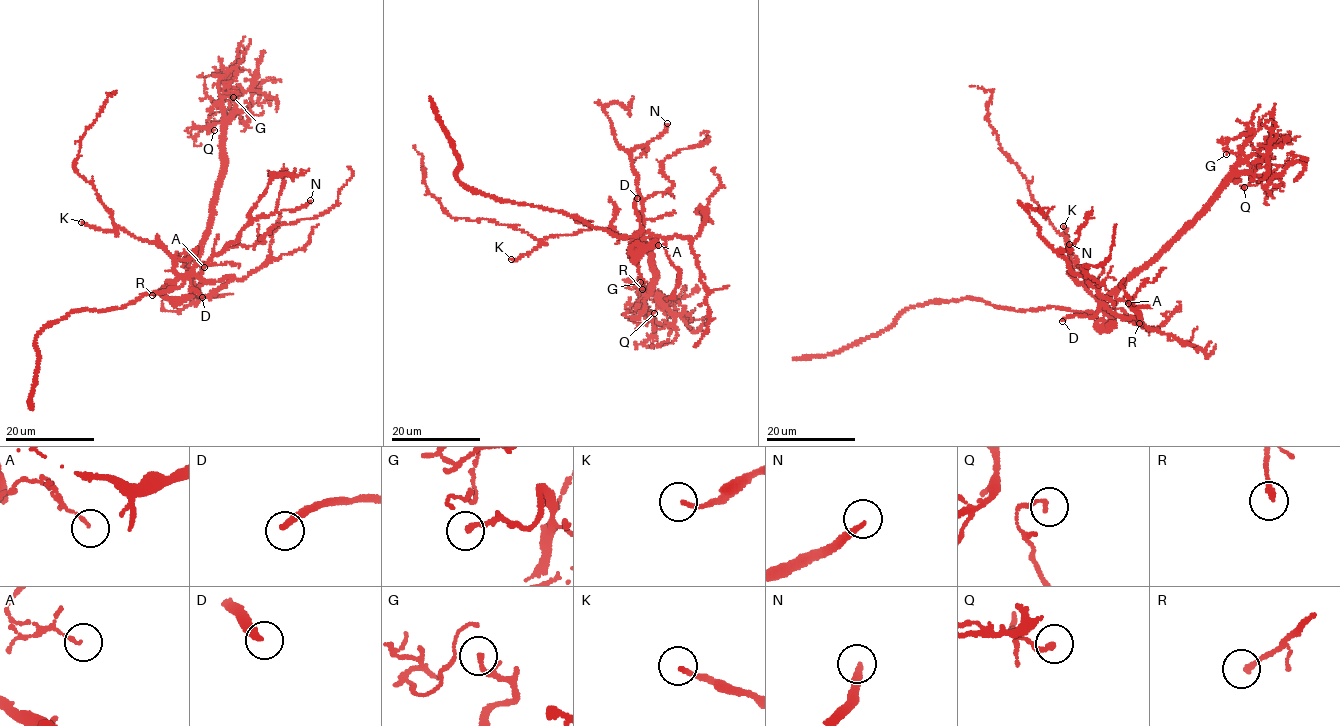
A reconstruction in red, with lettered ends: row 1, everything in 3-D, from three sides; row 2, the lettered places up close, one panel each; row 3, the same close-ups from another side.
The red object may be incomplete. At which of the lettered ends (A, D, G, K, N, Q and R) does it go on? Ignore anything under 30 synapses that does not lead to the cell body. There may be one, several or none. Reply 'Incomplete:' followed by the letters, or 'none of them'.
Incomplete: D

